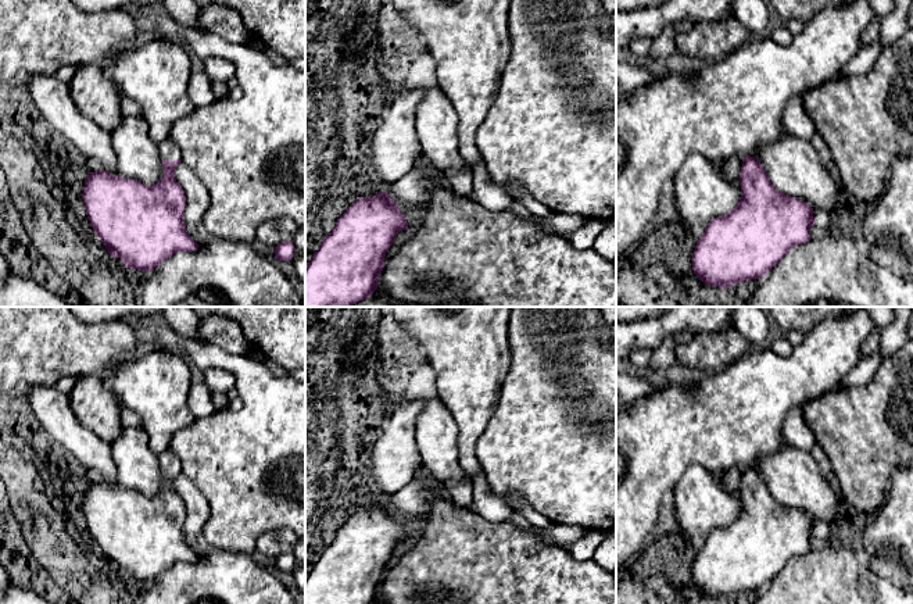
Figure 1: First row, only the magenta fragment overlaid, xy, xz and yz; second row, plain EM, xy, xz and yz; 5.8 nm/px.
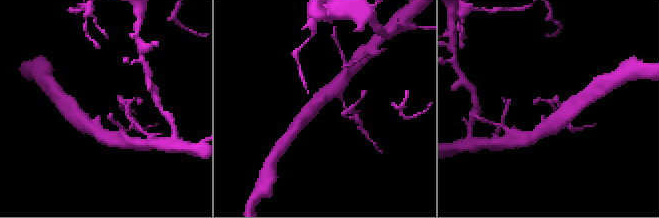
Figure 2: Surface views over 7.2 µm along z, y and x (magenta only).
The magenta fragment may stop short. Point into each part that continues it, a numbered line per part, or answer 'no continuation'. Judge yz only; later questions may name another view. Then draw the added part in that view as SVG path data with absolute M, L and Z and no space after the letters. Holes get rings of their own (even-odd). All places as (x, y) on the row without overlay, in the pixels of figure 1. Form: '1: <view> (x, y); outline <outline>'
no continuation

